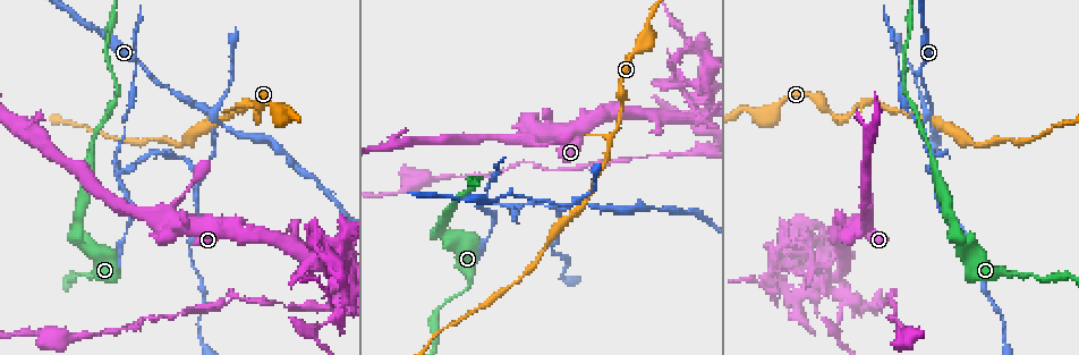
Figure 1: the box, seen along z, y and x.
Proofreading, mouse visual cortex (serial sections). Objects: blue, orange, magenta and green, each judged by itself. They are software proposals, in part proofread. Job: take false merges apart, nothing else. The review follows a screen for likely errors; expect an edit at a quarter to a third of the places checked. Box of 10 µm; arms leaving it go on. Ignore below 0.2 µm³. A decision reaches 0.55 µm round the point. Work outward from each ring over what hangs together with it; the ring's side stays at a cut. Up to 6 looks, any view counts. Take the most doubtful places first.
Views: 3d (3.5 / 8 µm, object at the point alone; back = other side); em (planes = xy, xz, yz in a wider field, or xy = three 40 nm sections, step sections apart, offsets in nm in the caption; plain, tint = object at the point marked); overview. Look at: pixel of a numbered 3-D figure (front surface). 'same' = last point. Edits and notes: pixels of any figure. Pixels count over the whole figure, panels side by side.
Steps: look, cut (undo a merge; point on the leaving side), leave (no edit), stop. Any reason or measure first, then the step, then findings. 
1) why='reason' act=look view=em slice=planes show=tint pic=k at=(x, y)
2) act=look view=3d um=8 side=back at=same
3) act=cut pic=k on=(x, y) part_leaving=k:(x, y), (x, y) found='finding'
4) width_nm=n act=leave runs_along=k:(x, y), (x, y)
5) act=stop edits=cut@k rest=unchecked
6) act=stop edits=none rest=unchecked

why='a narrow waist' act=look view=3d um=3.5 pic=1 at=(924, 117)

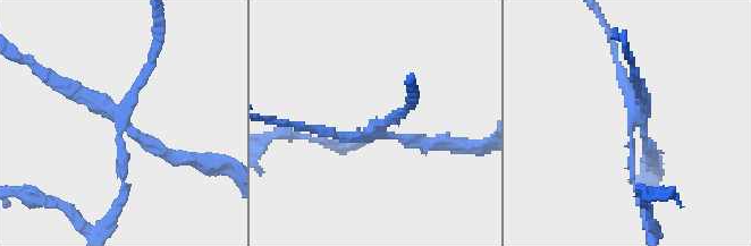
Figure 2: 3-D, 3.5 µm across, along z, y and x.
why='now the EM' act=look view=em slice=planes show=tint pic=2 at=(125, 119)

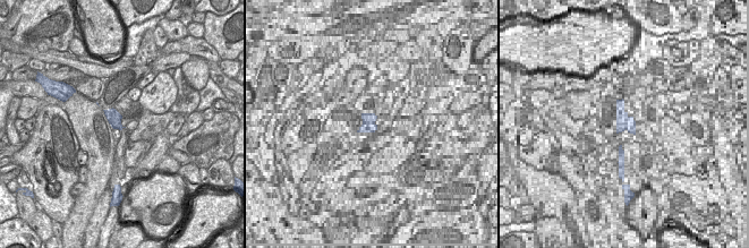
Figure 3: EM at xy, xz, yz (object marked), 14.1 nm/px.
act=cut pic=2 on=(123, 169) part_leaving=2:(123, 132), (123, 195), (101, 229) found='a second cell is stuck on'

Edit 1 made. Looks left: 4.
act=look view=overview

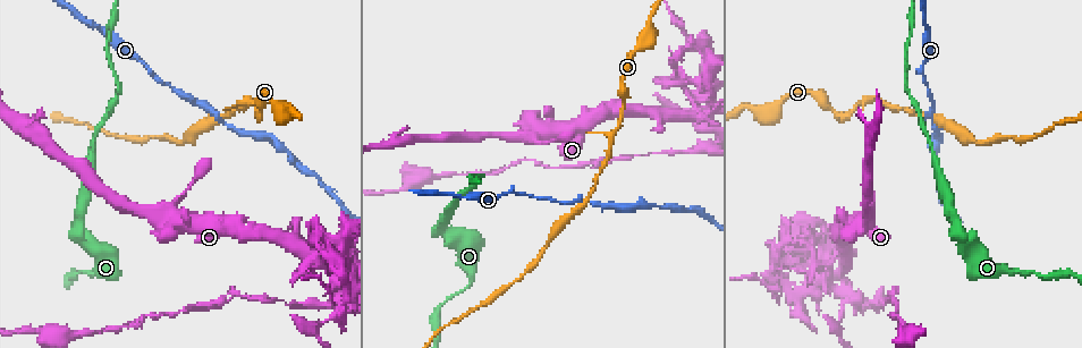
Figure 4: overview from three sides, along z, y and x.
why='four arms meet' act=look view=3d um=3.5 pic=4 at=(697, 115)

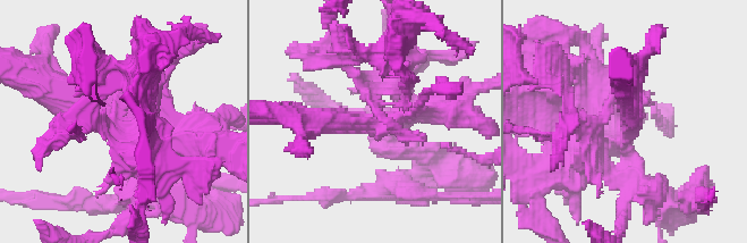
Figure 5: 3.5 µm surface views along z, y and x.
arms=4 arm_widths_nm=150,150,200,350 why='need the tissue' act=look view=em slice=xy step=2 show=tint pic=5 at=(374, 123)

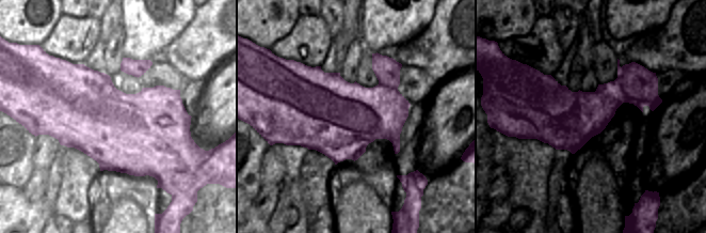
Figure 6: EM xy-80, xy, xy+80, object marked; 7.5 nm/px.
act=cut pic=5 on=(409, 69) part_leaving=5:(407, 109), (399, 40) found='a second cell is stuck on'

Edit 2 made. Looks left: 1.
act=stop edits=cut@2,cut@5 rest=unchecked

